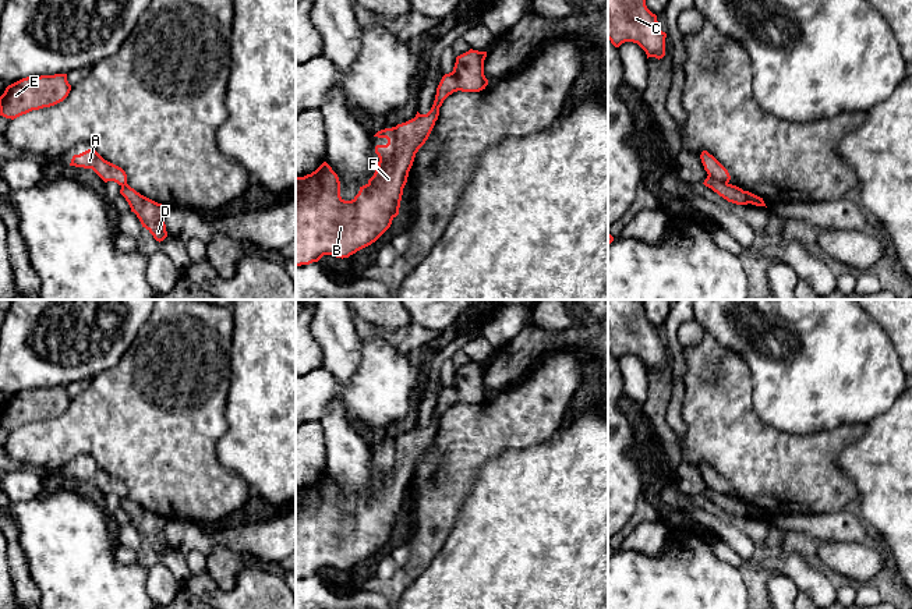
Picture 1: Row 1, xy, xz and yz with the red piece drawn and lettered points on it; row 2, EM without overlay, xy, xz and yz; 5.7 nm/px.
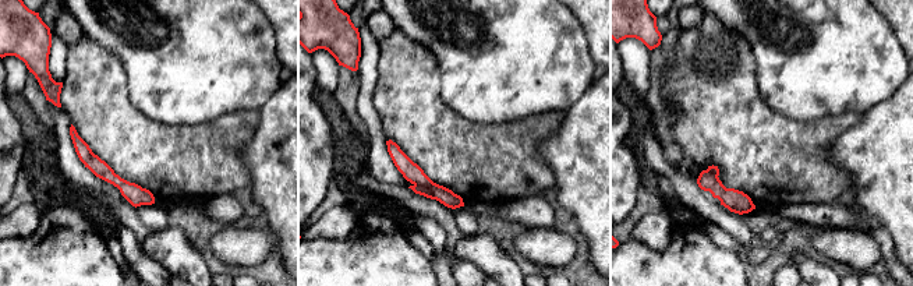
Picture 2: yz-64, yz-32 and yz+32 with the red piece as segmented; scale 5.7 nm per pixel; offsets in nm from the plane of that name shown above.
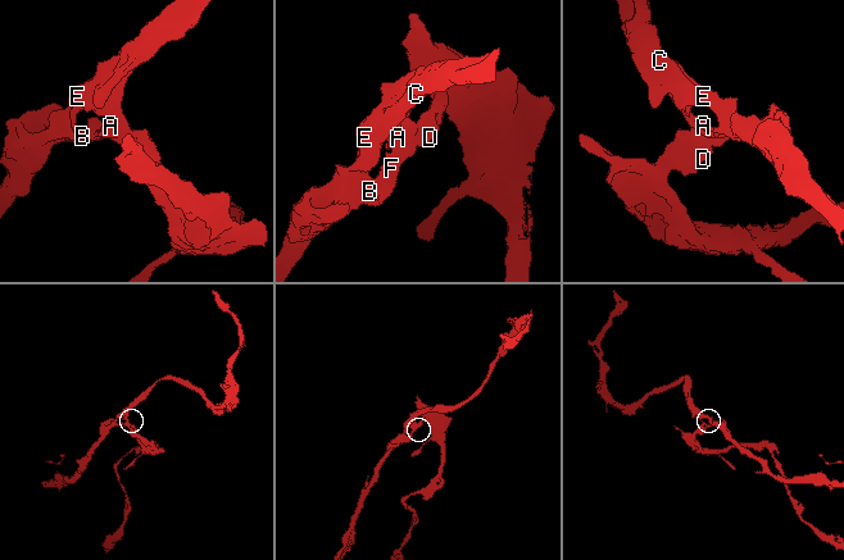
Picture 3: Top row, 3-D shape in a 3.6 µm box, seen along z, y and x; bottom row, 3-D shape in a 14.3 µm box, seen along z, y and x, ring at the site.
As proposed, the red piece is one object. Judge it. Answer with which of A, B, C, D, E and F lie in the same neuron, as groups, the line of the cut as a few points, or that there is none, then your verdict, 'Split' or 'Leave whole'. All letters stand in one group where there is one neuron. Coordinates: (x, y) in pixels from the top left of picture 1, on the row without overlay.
Groups: A B C E F / D. Split along yz (709, 487), (727, 495). Split

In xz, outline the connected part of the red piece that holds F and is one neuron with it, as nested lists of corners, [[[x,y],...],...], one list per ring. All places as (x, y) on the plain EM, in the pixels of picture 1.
[[[436,411],[427,426],[392,440],[378,443],[374,449],[386,450],[386,457],[377,457],[378,479],[368,495],[360,499],[351,513],[340,509],[340,493],[332,479],[324,474],[315,484],[296,489],[296,578],[318,574],[324,567],[349,570],[375,555],[399,527],[403,500],[416,465],[428,452],[439,428]]]

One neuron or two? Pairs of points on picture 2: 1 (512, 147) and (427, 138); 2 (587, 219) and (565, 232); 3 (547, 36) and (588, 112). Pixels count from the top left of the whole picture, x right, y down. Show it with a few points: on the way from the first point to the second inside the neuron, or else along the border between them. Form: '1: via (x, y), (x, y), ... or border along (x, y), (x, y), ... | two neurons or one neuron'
1: via (491, 147), (448, 147) | one neuron
2: border along (566, 223), (581, 239) | two neurons
3: border along (594, 80), (563, 112) | two neurons

